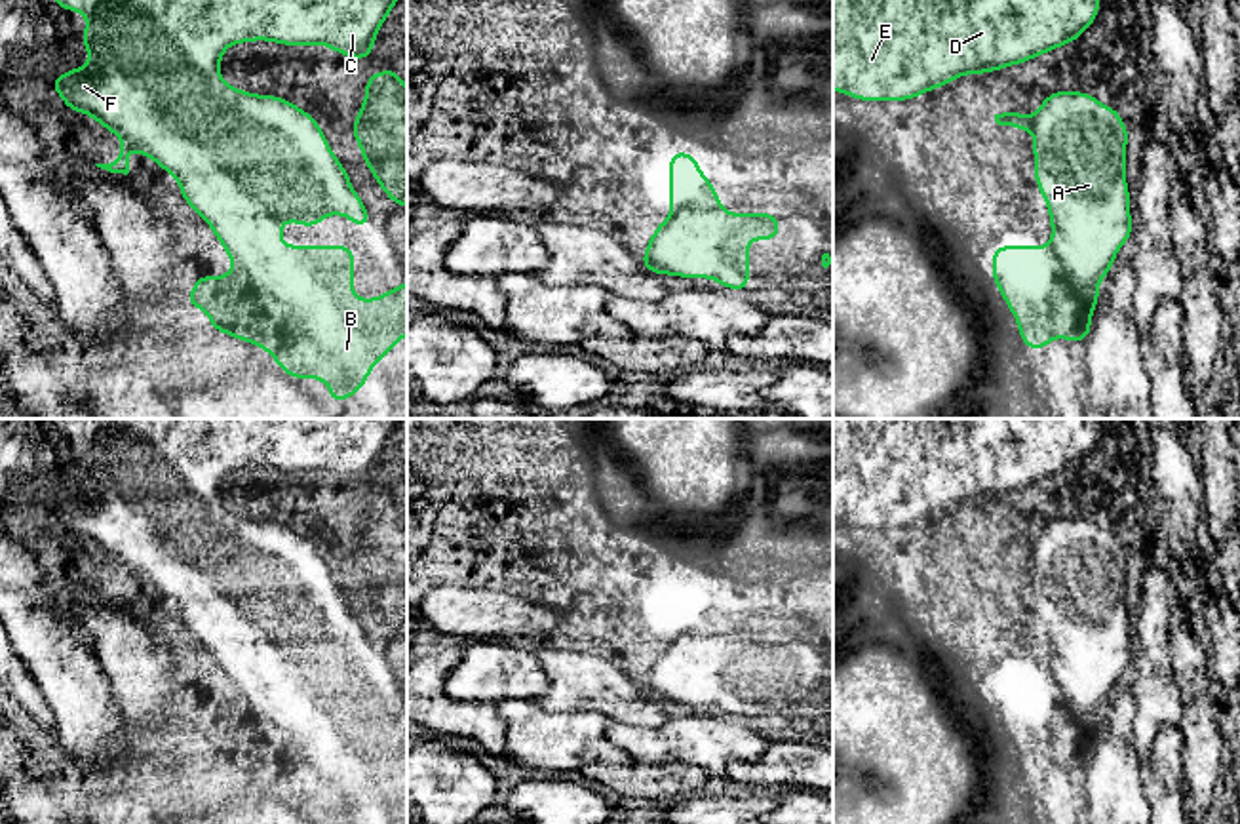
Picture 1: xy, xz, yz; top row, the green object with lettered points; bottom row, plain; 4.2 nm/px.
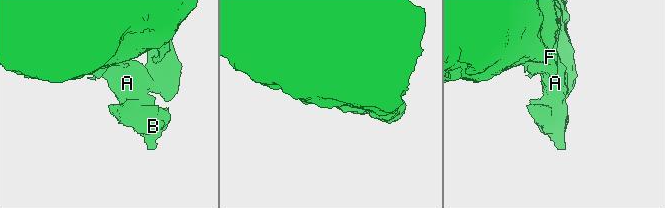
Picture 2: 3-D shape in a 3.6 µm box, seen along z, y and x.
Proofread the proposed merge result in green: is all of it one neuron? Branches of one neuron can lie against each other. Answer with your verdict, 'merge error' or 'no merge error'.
no merge error

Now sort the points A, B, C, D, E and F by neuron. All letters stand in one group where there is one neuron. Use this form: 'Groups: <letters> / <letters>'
Groups: A B C D E F

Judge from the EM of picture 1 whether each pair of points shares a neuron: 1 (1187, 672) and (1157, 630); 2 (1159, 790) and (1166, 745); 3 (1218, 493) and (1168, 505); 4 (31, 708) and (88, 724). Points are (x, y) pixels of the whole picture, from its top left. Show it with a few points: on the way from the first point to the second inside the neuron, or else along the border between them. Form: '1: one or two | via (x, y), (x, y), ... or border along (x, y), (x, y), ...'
1: two | border along (1176, 609), (1170, 630), (1170, 661), (1180, 691)
2: one | via (1162, 779), (1166, 756)
3: two | border along (1197, 463), (1204, 509)
4: two | border along (31, 674), (54, 716), (56, 731)

